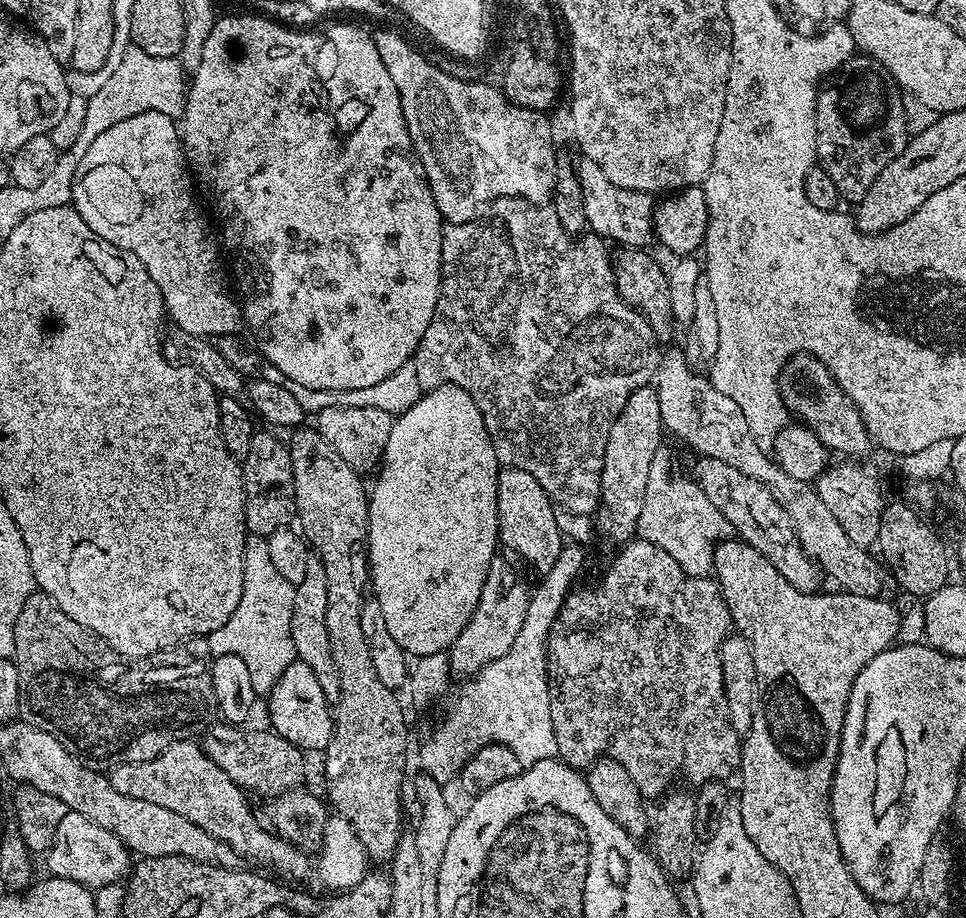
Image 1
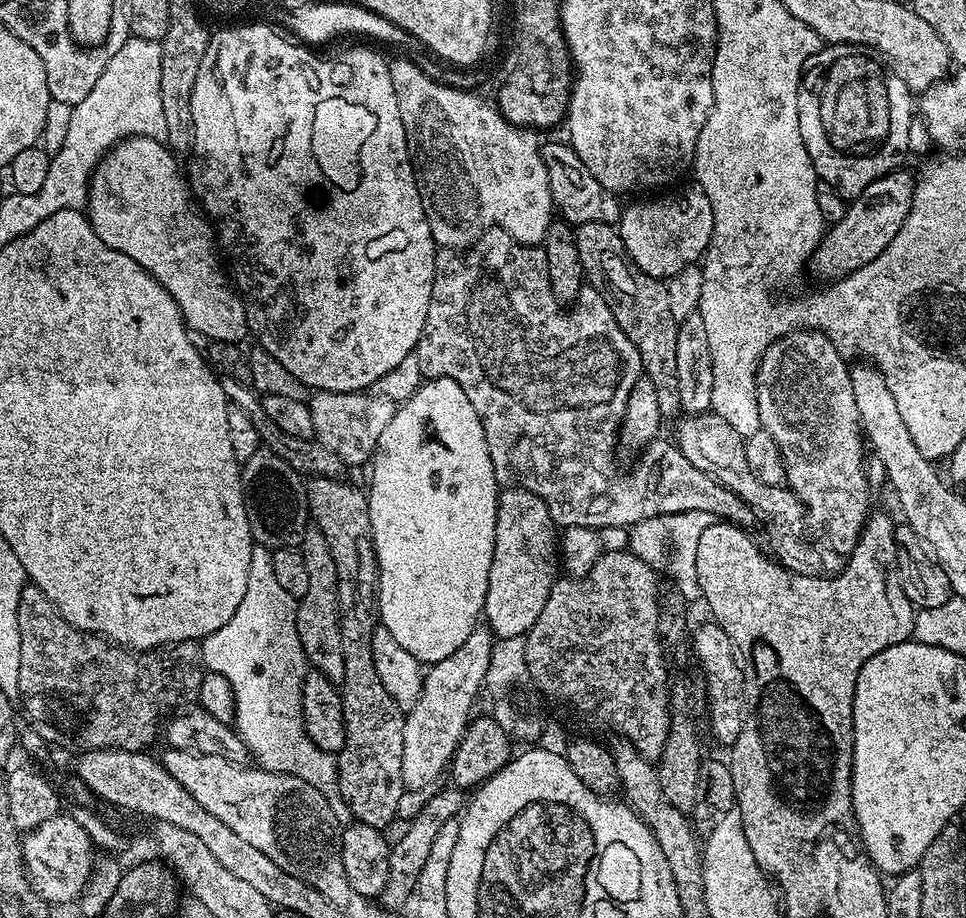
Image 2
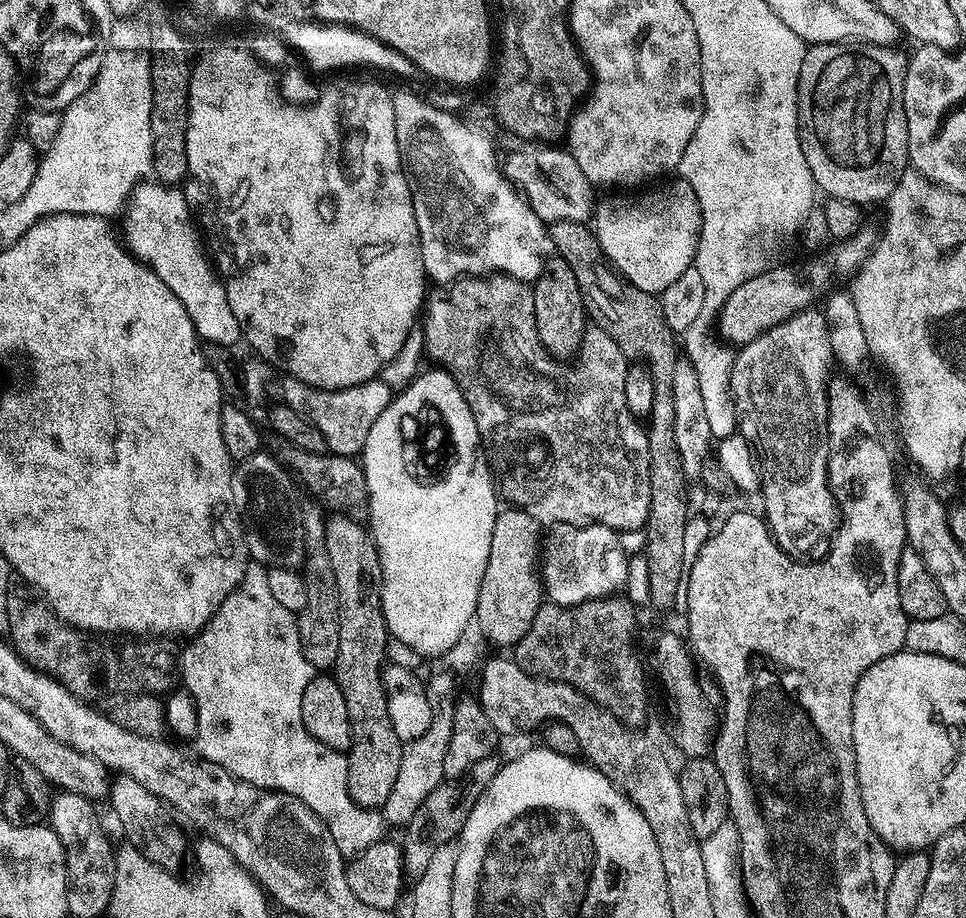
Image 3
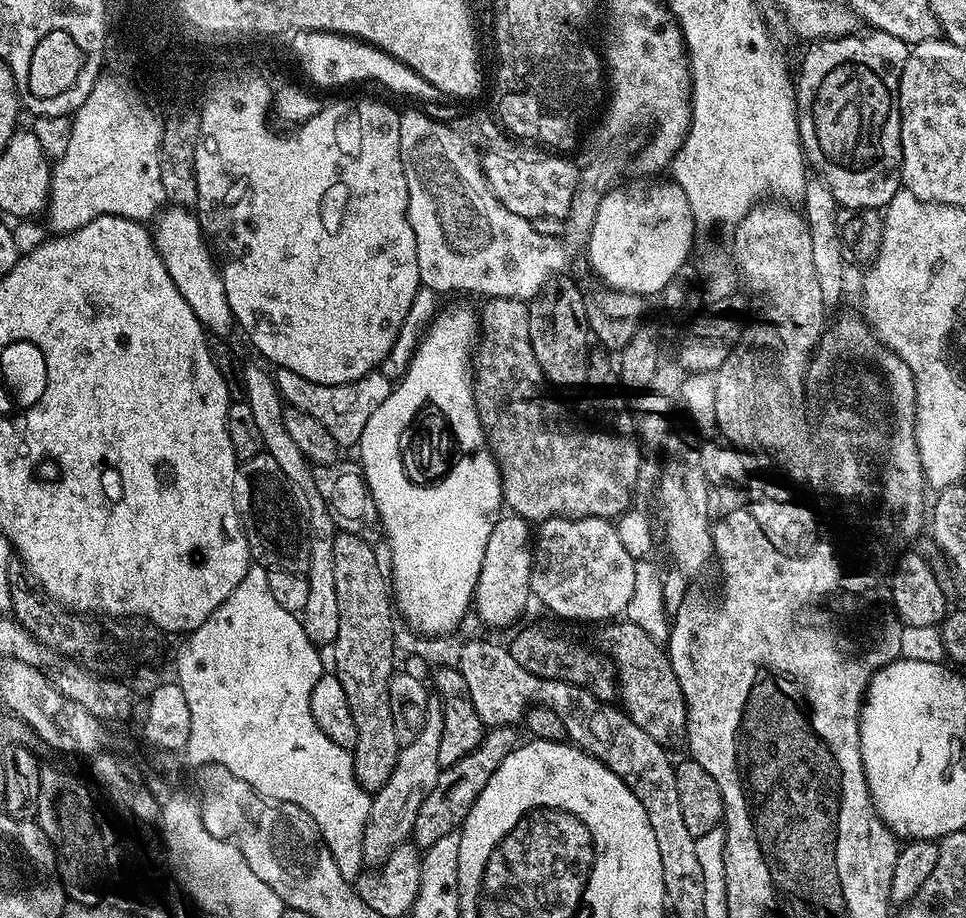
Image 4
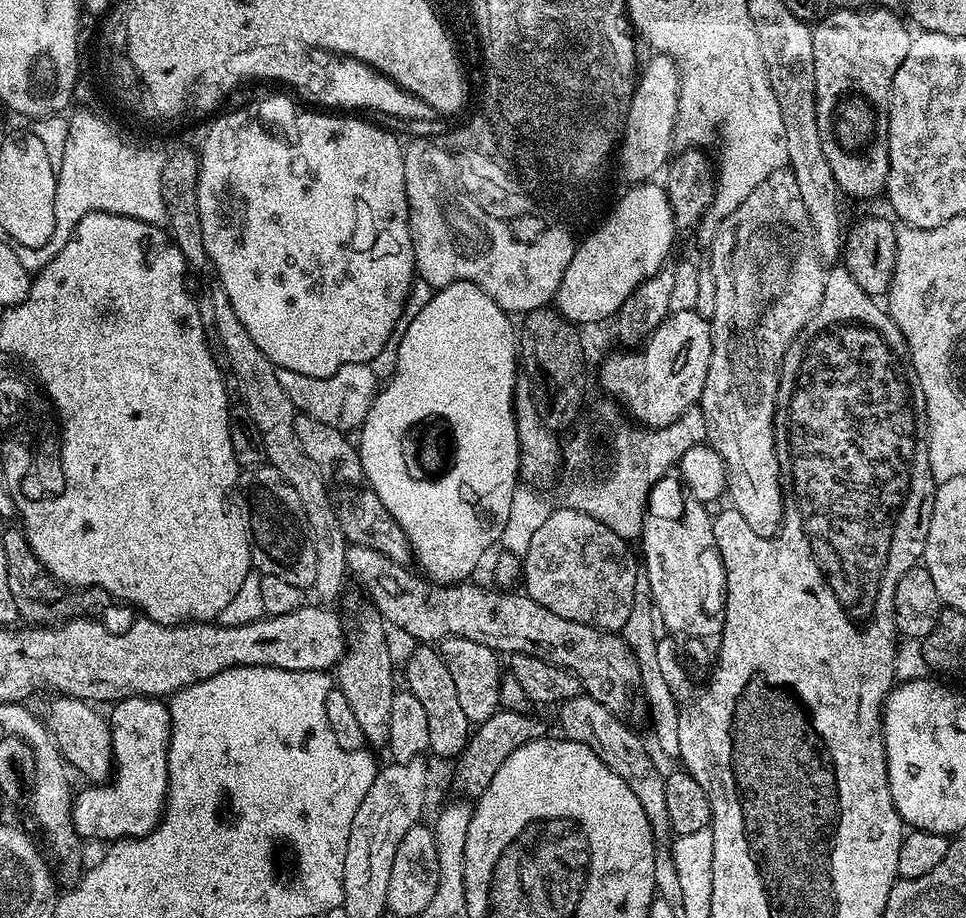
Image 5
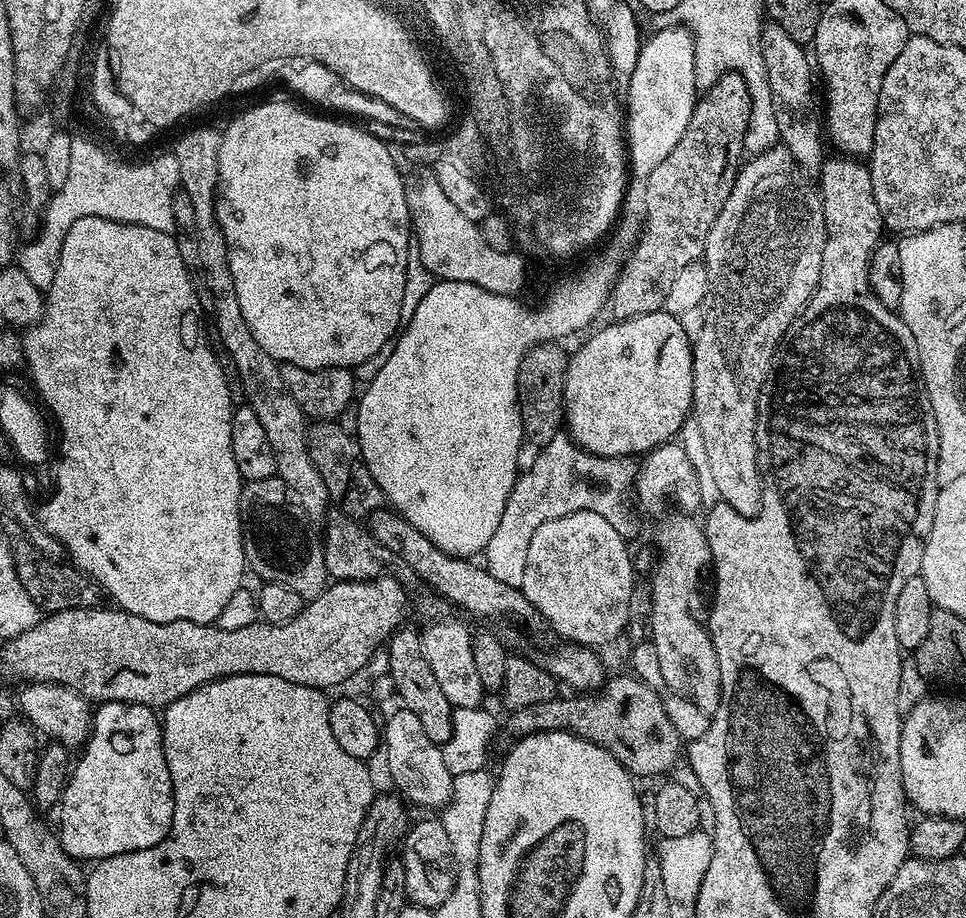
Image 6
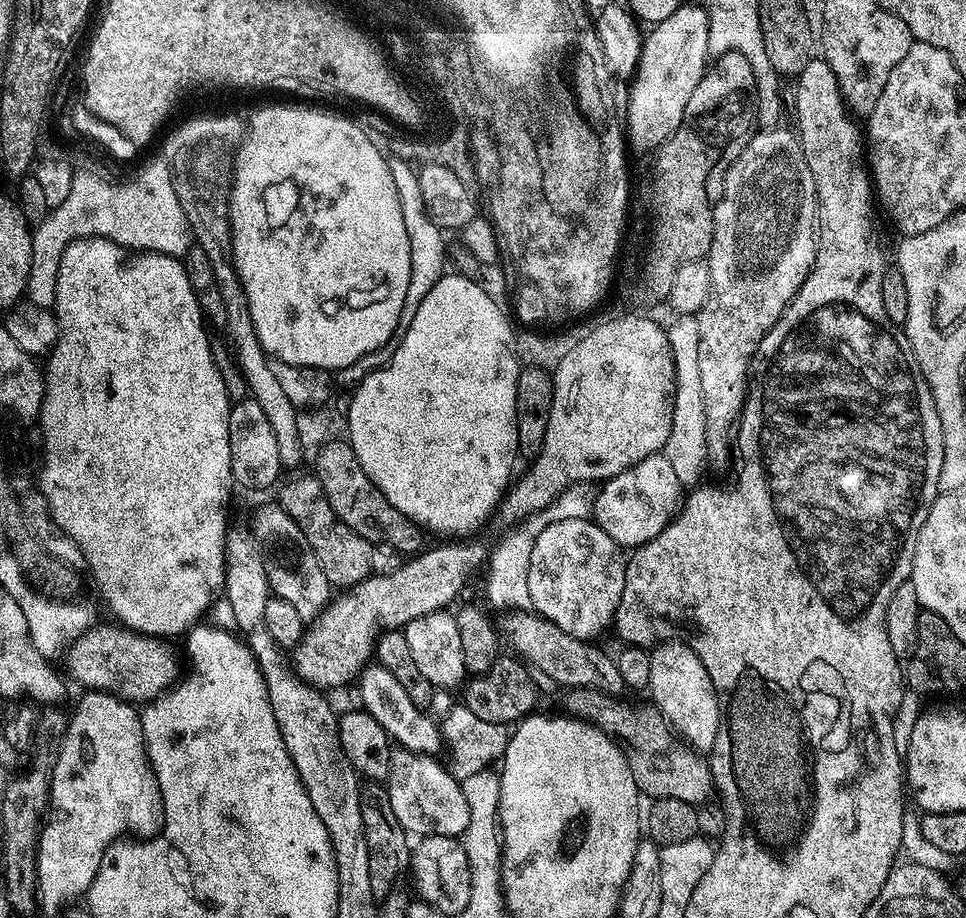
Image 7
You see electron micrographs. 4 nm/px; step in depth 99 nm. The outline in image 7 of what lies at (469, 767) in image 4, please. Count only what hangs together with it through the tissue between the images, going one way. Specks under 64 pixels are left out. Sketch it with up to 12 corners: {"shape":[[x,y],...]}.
{"shape":[[570,688],[563,711],[620,747],[645,797],[698,806],[709,761],[655,704]]}

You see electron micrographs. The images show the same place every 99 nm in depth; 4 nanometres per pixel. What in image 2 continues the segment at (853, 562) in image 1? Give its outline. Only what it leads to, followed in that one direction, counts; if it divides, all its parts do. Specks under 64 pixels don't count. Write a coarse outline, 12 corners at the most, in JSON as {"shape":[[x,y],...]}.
{"shape":[[688,414],[675,443],[769,524],[771,551],[803,576],[836,575],[841,553],[796,533],[804,505],[766,485],[745,437],[715,414]]}

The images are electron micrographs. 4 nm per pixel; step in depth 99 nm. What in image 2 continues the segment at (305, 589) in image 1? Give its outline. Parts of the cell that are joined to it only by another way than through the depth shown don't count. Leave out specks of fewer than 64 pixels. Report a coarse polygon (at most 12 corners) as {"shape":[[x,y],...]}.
{"shape":[[315,528],[298,551],[308,590],[296,605],[305,661],[344,679],[338,574]]}

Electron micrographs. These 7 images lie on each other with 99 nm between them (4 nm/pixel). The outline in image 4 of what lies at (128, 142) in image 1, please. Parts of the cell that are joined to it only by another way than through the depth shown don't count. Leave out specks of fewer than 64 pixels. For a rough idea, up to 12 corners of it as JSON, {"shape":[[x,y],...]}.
{"shape":[[184,206],[155,217],[174,286],[213,337],[234,328],[224,279]]}

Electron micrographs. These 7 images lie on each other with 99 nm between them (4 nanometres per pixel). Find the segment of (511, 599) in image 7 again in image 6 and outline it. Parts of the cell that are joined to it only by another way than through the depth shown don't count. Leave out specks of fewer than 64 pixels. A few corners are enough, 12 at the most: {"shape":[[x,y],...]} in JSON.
{"shape":[[564,430],[517,477],[484,551],[516,588],[543,522],[601,515],[636,532],[635,457]]}

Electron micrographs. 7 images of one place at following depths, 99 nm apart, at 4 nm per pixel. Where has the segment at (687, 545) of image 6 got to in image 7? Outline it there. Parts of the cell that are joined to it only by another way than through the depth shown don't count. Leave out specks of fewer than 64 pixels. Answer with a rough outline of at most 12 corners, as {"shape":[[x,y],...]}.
{"shape":[[683,639],[651,649],[651,703],[685,744],[711,753],[722,713]]}

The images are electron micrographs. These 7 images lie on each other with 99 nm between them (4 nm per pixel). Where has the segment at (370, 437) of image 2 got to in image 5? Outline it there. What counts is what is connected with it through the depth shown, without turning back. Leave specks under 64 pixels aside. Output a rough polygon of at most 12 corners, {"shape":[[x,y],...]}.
{"shape":[[371,363],[326,378],[276,373],[299,415],[355,433],[378,391]]}

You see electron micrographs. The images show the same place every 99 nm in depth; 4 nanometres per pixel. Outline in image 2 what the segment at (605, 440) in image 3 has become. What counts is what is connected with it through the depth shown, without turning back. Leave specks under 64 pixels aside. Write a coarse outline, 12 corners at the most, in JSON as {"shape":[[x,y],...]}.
{"shape":[[507,230],[437,251],[421,377],[561,529],[752,509],[671,439],[598,289]]}

